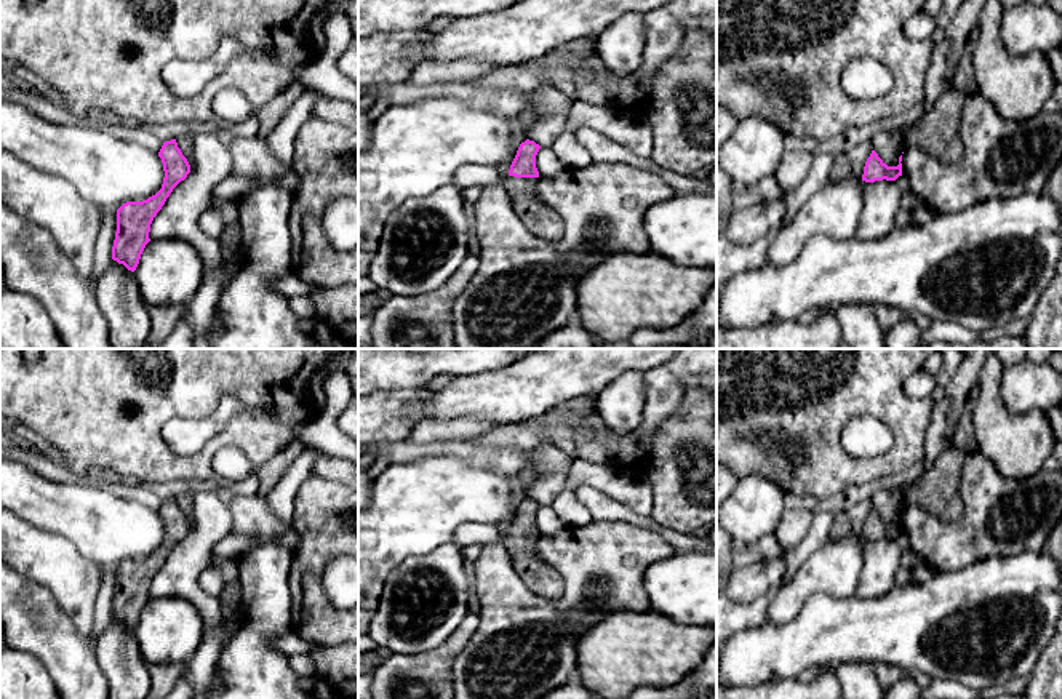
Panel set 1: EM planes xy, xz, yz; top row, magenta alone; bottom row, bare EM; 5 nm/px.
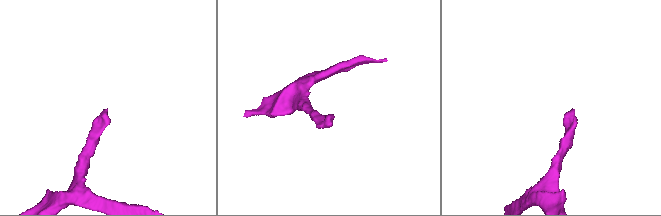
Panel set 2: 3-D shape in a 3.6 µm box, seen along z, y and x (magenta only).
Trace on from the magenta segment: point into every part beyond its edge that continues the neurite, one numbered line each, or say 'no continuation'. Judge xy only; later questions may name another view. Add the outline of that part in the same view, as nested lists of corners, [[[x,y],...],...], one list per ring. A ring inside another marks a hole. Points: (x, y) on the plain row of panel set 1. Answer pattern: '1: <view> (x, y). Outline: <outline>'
no continuation

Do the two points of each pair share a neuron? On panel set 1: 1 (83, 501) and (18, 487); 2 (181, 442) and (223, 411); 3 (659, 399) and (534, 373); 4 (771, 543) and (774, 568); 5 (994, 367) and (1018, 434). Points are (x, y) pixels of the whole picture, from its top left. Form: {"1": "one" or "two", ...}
{"1": "one", "2": "one", "3": "two", "4": "two", "5": "one"}

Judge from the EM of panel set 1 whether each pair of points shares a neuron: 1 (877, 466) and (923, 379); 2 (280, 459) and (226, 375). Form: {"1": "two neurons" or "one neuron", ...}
{"1": "two neurons", "2": "two neurons"}

